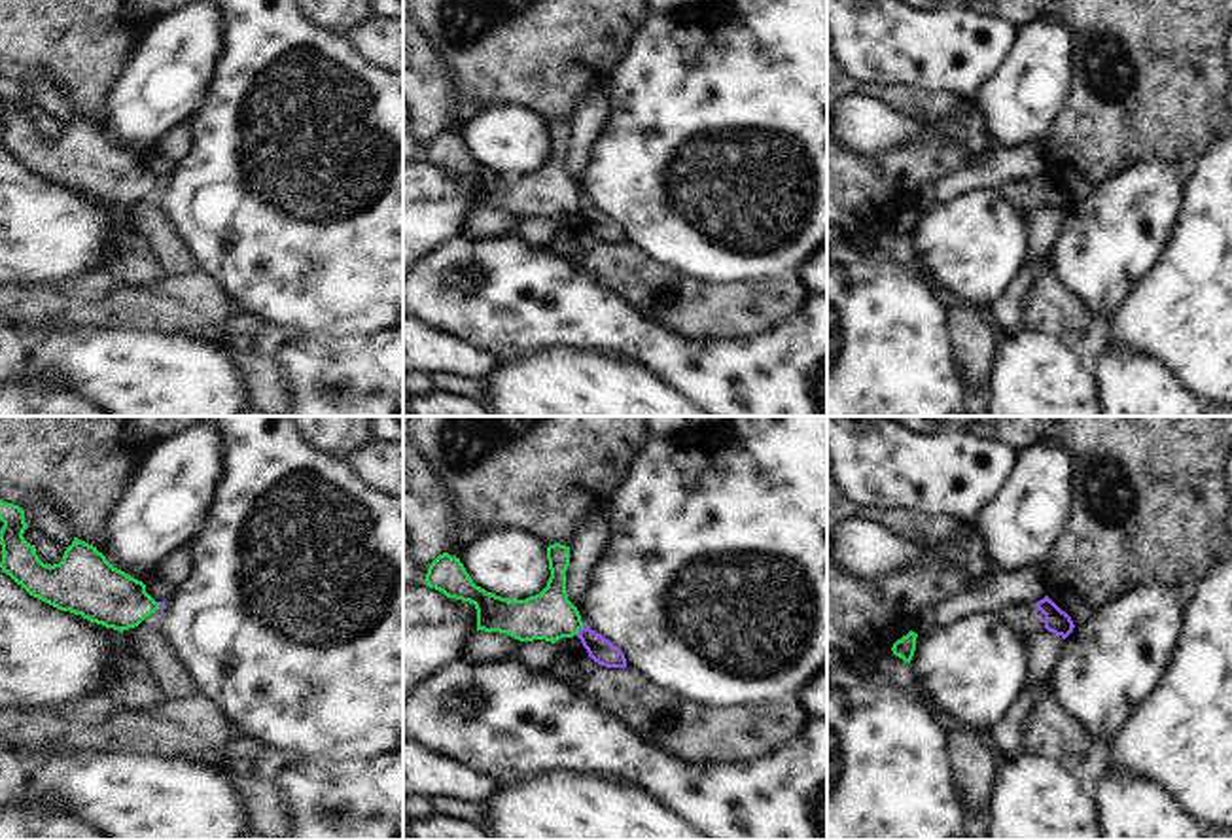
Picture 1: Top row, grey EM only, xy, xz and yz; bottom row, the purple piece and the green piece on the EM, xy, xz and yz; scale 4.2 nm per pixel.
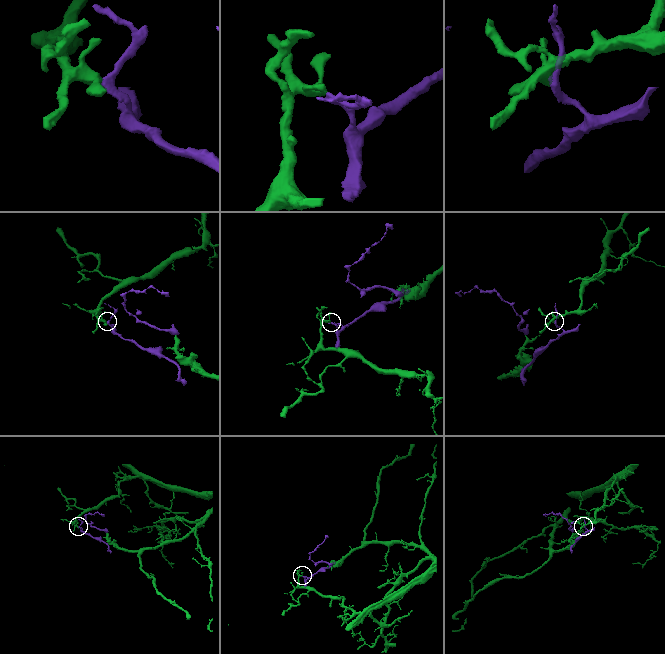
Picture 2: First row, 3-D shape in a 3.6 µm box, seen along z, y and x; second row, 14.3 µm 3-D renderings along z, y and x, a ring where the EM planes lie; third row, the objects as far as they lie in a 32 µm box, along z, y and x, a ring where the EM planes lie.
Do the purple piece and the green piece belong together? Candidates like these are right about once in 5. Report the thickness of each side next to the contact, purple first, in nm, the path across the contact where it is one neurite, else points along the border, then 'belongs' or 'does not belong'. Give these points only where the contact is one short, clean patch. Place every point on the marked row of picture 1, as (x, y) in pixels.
110 nm thick on the purple side, 220 nm on the other; border along xz (583, 625), (576, 634); does not belong

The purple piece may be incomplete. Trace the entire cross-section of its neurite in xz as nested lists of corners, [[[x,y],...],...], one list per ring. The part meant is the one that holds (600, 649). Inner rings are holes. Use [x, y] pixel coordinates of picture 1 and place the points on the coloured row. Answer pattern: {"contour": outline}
{"contour": [[[587,628],[579,630],[577,638],[581,639],[583,647],[587,649],[589,656],[606,666],[606,668],[626,668],[626,658],[623,651],[606,639],[602,634]]]}

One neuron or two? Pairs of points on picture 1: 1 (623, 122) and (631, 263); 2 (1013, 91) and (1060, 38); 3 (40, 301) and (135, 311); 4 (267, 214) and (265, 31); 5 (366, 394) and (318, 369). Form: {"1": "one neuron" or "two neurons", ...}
{"1": "two neurons", "2": "one neuron", "3": "one neuron", "4": "one neuron", "5": "one neuron"}

